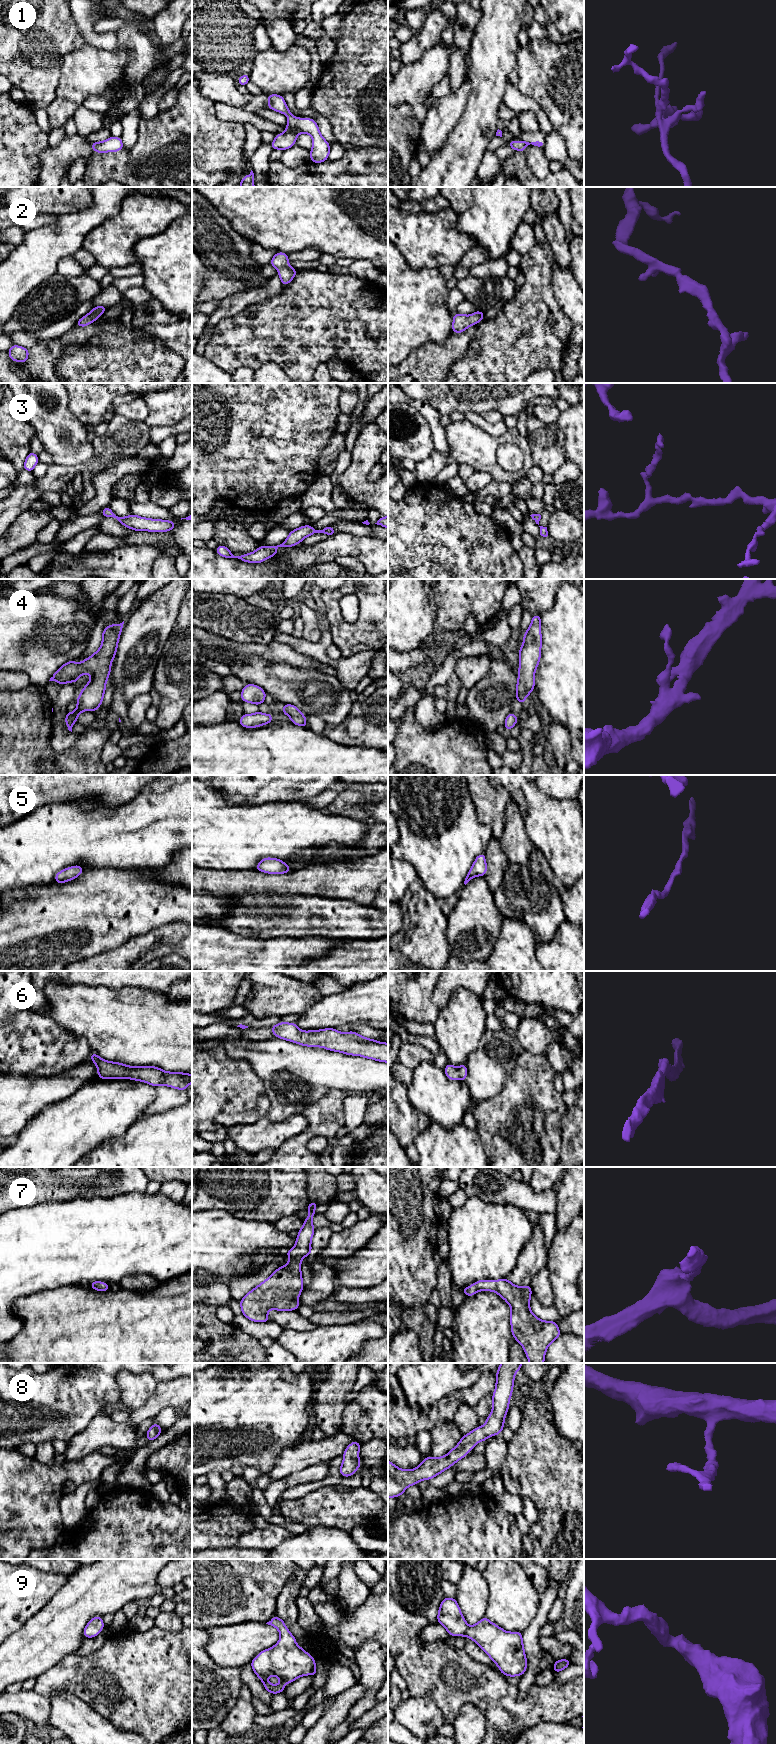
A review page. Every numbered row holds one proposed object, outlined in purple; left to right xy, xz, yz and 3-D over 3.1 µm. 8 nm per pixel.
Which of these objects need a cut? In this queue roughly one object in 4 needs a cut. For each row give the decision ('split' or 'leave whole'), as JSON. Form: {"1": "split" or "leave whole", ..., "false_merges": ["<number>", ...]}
{"1": "split", "2": "leave whole", "3": "split", "4": "leave whole", "5": "leave whole", "6": "leave whole", "7": "leave whole", "8": "leave whole", "9": "leave whole", "false_merges": ["1", "3"]}

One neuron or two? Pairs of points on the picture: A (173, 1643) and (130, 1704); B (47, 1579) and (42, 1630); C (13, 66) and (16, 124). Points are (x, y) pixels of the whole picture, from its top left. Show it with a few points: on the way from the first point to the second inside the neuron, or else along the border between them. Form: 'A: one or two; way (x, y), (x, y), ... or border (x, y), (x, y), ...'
A: one; way (173, 1658), (173, 1661), (145, 1689)
B: two; border (59, 1589), (44, 1606), (25, 1621)
C: two; border (25, 103), (33, 112)

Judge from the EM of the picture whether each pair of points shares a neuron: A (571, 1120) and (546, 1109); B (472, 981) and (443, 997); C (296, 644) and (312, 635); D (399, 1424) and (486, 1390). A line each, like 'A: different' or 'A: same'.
A: different
B: same
C: different
D: same

